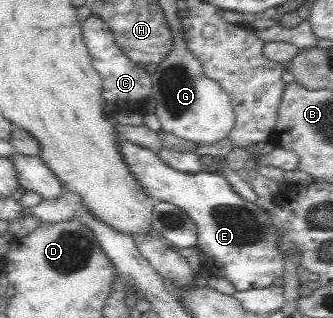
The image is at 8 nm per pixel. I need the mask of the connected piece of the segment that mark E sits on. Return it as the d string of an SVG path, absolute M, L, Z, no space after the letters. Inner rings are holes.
M120 141L119 145L124 162L131 168L132 174L139 181L144 192L156 202L169 202L177 206L194 222L198 232L197 247L202 251L202 267L209 274L229 280L236 292L242 293L253 289L270 288L270 286L274 286L274 280L281 282L285 265L290 260L293 260L293 264L297 267L302 264L300 263L300 249L292 245L281 224L277 224L274 216L271 216L268 210L264 210L258 203L247 202L236 193L234 187L226 181L225 176L222 176L222 172L216 174L216 170L206 170L205 168L199 173L178 172L175 168L170 168L164 164L155 151L142 148L128 141ZM282 240L289 242L291 248L286 251L280 249Z

